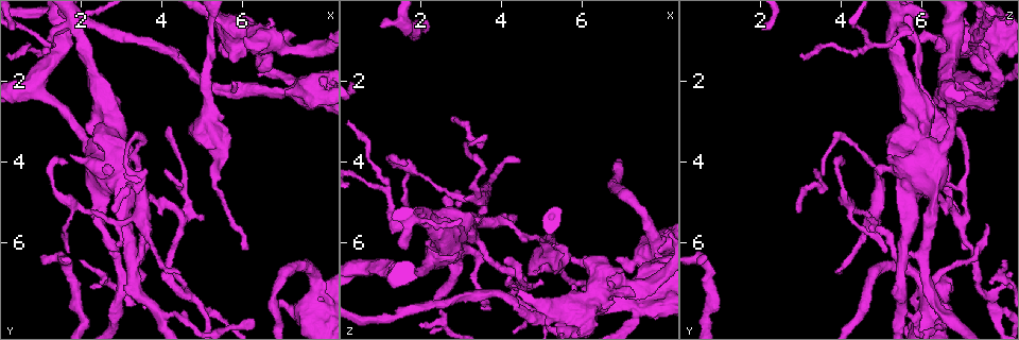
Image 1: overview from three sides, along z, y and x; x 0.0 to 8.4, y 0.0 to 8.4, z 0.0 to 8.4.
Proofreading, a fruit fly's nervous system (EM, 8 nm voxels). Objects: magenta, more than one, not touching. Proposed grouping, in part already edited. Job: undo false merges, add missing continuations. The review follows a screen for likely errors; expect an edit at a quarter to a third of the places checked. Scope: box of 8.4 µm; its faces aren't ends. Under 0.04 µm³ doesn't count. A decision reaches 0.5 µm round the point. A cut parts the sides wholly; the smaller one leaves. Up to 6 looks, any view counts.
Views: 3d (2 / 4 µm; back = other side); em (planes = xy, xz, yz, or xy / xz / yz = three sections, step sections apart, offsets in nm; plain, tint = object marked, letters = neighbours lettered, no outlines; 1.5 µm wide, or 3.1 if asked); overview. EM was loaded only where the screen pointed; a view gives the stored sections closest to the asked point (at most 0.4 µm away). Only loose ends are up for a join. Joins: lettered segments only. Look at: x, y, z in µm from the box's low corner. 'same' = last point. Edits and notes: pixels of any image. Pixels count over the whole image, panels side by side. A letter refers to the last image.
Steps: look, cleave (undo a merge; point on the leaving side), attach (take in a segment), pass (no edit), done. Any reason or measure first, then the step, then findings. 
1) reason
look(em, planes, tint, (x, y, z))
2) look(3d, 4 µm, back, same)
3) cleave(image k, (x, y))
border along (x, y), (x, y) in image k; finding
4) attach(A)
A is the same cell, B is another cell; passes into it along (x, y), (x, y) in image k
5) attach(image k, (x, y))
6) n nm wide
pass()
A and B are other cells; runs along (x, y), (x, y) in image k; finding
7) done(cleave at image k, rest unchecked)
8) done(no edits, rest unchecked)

a fork
look(em, planes, tint, (3.35, 6.35, 5.45))

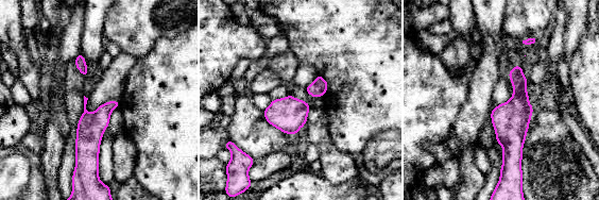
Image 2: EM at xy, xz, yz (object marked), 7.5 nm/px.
what lies round it
look(em, planes, letters, same)

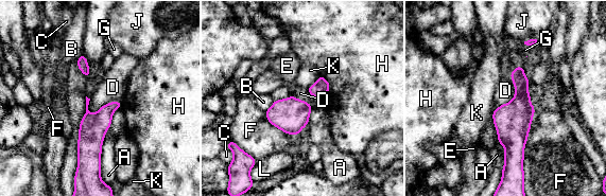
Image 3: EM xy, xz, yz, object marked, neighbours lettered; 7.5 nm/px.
pass()
A, B, C, D, E, F, G, H, J, K and L are other cells; all the same neuron

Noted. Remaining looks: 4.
branch stops here
look(3d, 4 µm, (6.90, 7.45, 6.35))

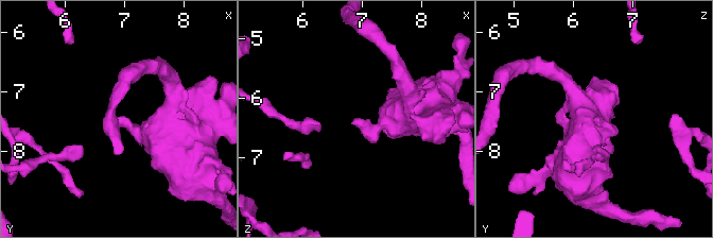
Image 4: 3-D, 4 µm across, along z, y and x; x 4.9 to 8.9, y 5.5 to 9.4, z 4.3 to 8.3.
need the tissue
look(em, yz, step 8, letters, (6.85, 7.45, 6.35))

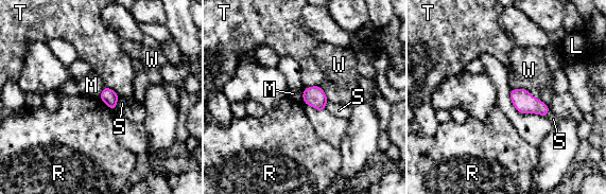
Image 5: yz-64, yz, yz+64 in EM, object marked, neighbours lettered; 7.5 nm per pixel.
look(em, xy, step 8, letters, same)

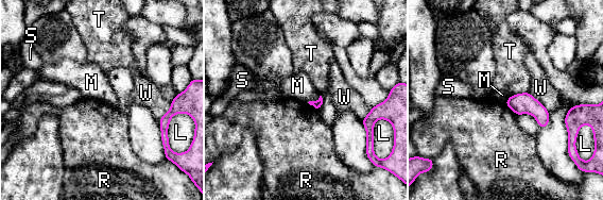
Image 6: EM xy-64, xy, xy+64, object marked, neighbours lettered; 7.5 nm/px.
pass()
L, M, R, S, T and W are other cells; border along (320, 95), (316, 100), (308, 102) in image 6; no lettered segment goes on from it

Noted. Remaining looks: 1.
done(no edits, rest unchecked)

